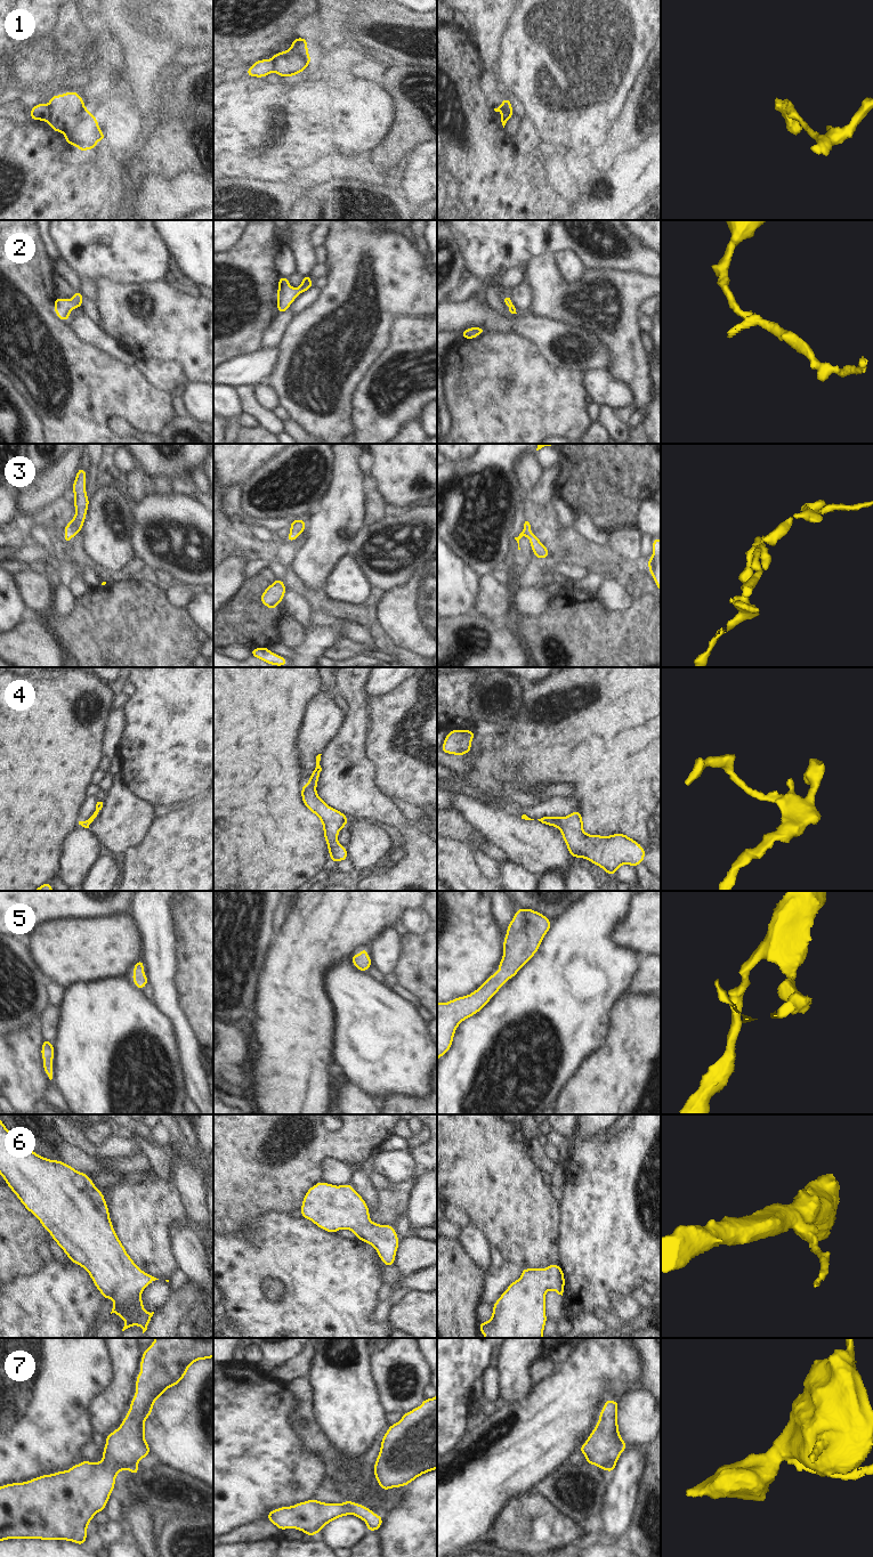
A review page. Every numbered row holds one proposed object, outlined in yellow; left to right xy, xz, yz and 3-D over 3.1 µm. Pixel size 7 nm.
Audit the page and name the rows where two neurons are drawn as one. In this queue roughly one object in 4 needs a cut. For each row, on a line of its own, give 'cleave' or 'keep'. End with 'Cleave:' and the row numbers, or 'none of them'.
1: cleave
2: keep
3: keep
4: keep
5: keep
6: keep
7: cleave
Cleave: 1, 7

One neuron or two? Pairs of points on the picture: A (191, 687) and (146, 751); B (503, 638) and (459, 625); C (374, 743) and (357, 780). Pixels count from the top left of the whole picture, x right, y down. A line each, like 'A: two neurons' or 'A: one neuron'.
A: one neuron
B: one neuron
C: two neurons

